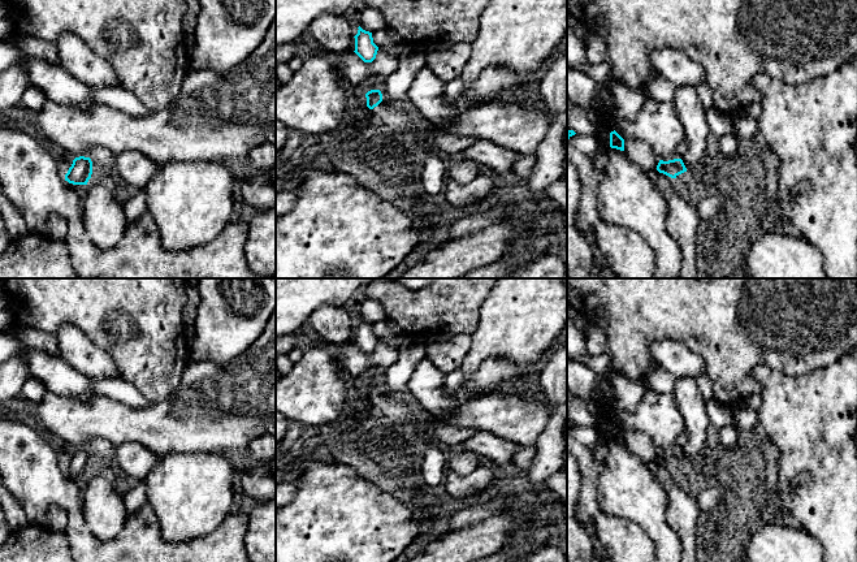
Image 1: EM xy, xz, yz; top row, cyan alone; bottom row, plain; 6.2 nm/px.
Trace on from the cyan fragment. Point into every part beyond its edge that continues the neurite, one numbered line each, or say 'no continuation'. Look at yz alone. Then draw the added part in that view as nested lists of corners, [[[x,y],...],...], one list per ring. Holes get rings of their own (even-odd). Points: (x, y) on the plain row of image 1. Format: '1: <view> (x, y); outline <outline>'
1: yz (692, 406); outline [[[678,377],[672,395],[688,432],[689,438],[681,451],[685,459],[689,461],[707,442],[711,422],[706,411],[706,399],[702,397],[696,379],[692,377]]]

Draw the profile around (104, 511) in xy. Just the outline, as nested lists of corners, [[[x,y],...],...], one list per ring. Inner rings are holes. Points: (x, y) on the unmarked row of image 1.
[[[92,468],[83,492],[83,518],[100,540],[114,539],[126,522],[124,496],[120,494],[108,471]]]

